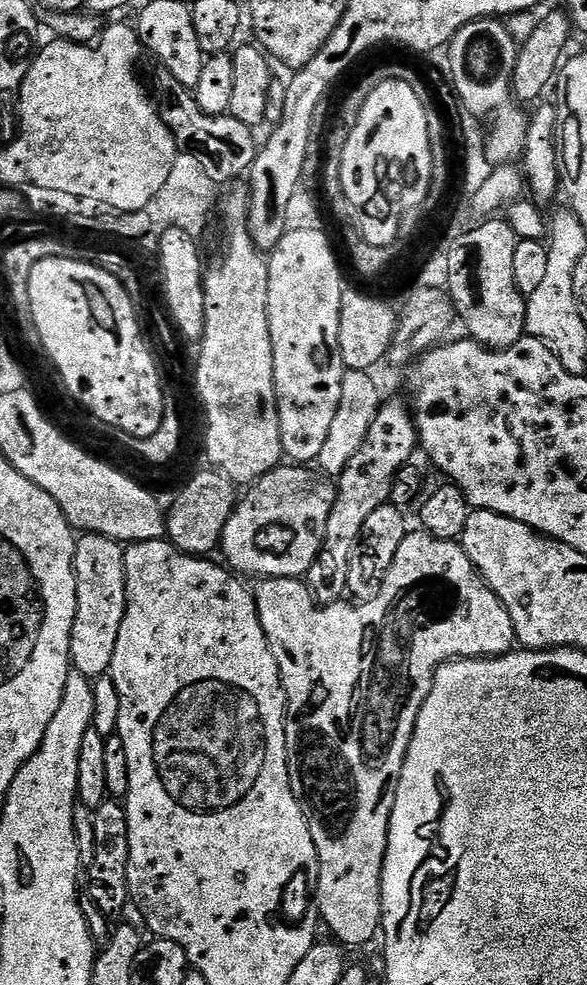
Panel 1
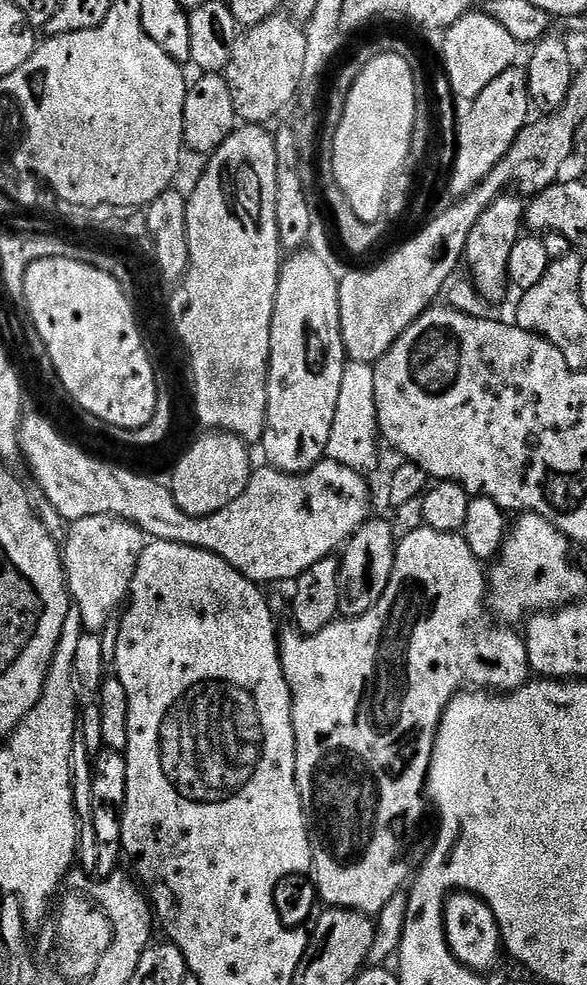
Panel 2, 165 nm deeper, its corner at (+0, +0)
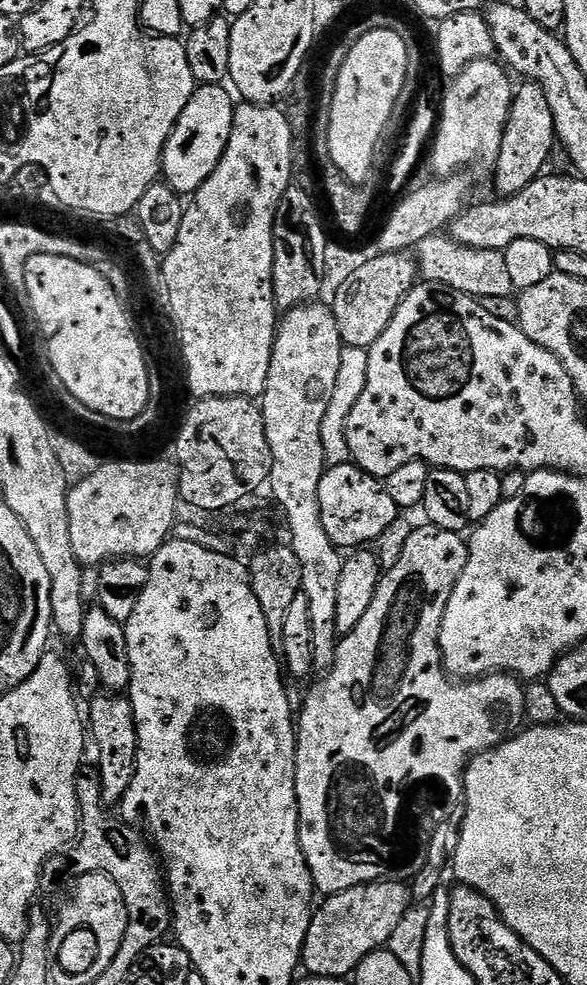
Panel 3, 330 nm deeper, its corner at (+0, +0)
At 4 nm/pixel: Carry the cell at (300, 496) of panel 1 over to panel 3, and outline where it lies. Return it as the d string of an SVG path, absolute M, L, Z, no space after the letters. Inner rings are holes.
M351 462L331 465L318 488L322 526L330 542L341 550L356 550L376 540L396 520L398 509L383 483Z

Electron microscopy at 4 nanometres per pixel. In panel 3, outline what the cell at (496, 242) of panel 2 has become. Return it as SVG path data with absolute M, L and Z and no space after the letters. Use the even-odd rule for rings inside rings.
M524 82L515 89L512 97L512 109L508 115L508 124L504 128L504 138L500 153L496 159L494 175L496 175L497 197L513 196L530 182L534 182L537 176L545 171L548 164L548 155L552 147L557 147L556 127L554 126L554 114L550 110L550 102L546 98L543 88L535 82Z

